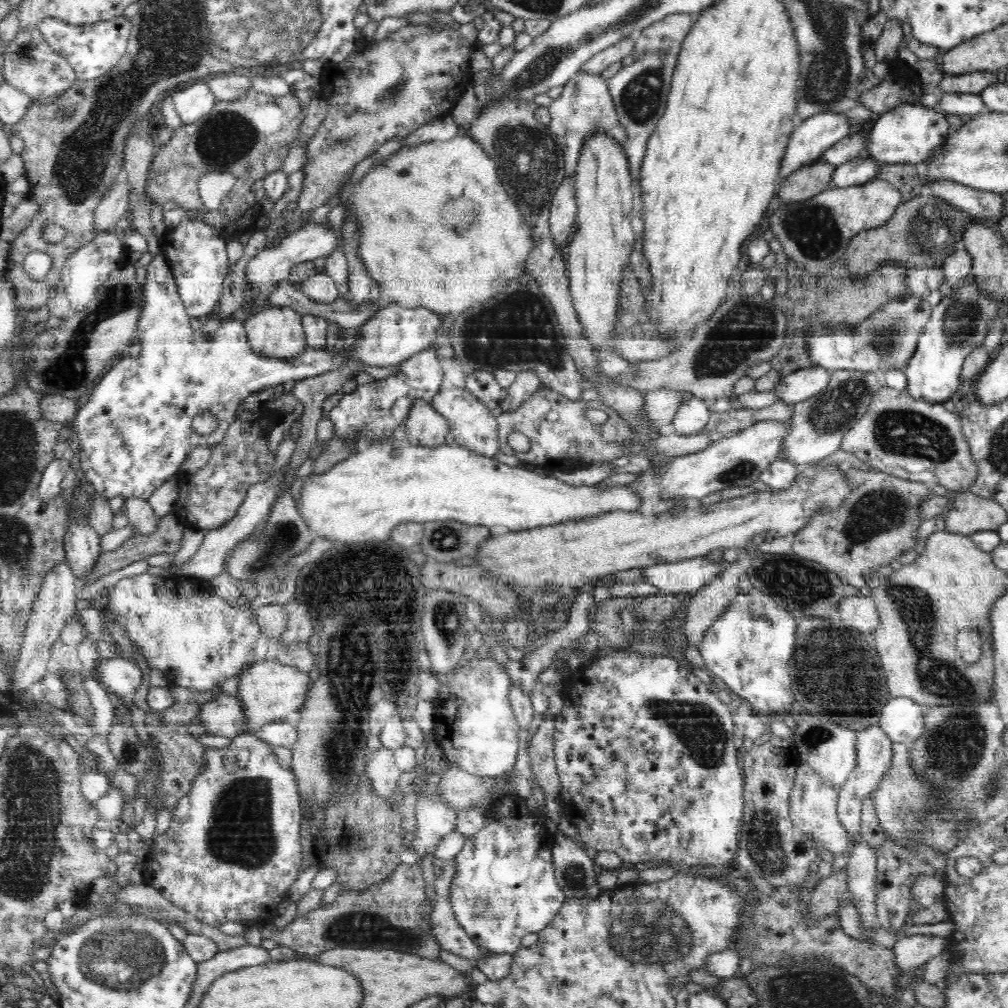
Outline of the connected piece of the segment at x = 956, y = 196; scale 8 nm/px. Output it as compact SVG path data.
M956 182L922 183L924 193L941 197L957 206L977 221L989 221L1000 217L1004 208L1001 193L961 186Z

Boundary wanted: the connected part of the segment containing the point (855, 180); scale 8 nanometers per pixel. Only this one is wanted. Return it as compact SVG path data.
M860 156L835 167L832 181L837 187L846 188L849 186L858 186L878 179L880 174L880 162L876 159Z

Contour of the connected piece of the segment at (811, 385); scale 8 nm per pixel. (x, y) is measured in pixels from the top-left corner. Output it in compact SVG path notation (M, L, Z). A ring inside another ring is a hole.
M812 366L784 373L775 390L771 392L778 400L794 405L826 390L828 388L827 381L830 380L828 372L827 368Z

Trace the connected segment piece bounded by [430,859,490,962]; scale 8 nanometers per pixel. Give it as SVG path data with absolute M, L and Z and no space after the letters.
M451 859L445 863L444 868L438 871L435 879L436 903L435 909L430 912L430 927L440 947L452 954L460 954L474 962L484 955L490 955L486 948L474 944L468 933L460 926L454 917L452 903L450 903L450 884L456 874L456 861Z

